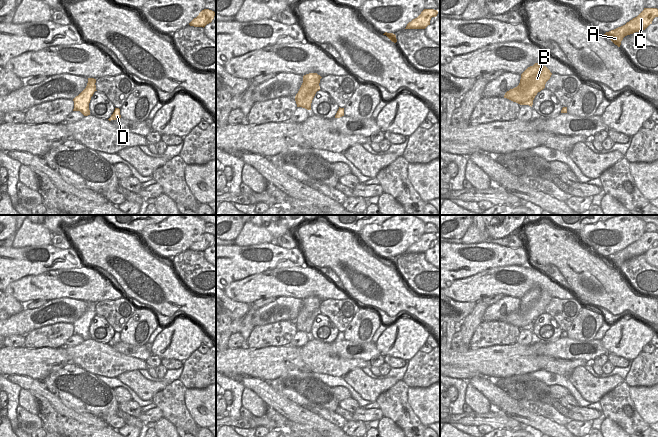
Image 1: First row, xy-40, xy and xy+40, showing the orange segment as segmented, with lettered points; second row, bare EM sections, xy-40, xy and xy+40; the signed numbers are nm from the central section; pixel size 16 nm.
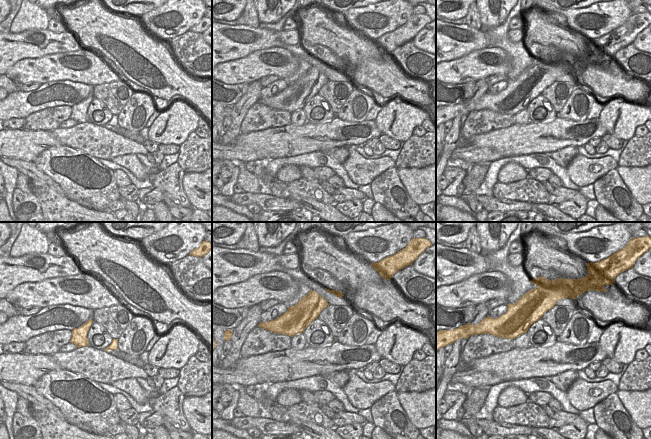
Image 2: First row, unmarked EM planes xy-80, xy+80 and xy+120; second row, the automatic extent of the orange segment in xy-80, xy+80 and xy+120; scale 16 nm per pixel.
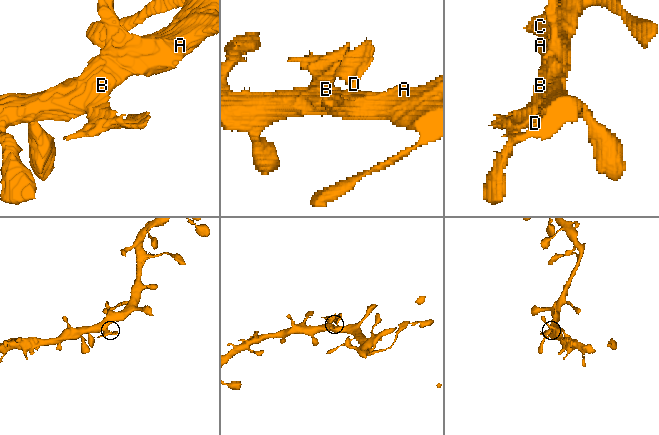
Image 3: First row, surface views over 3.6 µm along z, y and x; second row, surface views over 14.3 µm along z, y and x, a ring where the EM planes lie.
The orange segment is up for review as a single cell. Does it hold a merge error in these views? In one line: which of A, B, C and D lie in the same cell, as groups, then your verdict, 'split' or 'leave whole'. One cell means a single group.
A B C / D | split

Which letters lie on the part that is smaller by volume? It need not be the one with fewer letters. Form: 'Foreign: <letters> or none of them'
Foreign: D

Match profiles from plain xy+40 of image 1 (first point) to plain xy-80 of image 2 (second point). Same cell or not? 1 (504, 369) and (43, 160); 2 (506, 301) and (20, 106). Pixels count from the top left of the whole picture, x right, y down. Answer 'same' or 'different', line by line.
1: different
2: same

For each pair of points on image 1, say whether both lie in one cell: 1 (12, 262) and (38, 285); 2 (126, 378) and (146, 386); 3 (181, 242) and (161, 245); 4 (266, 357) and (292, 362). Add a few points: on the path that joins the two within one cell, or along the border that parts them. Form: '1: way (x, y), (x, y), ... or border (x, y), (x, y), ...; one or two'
1: border (51, 270), (36, 275), (25, 275), (10, 283); two
2: way (131, 378), (141, 386); one
3: way (176, 243), (166, 245); one
4: way (272, 359), (286, 359); one

